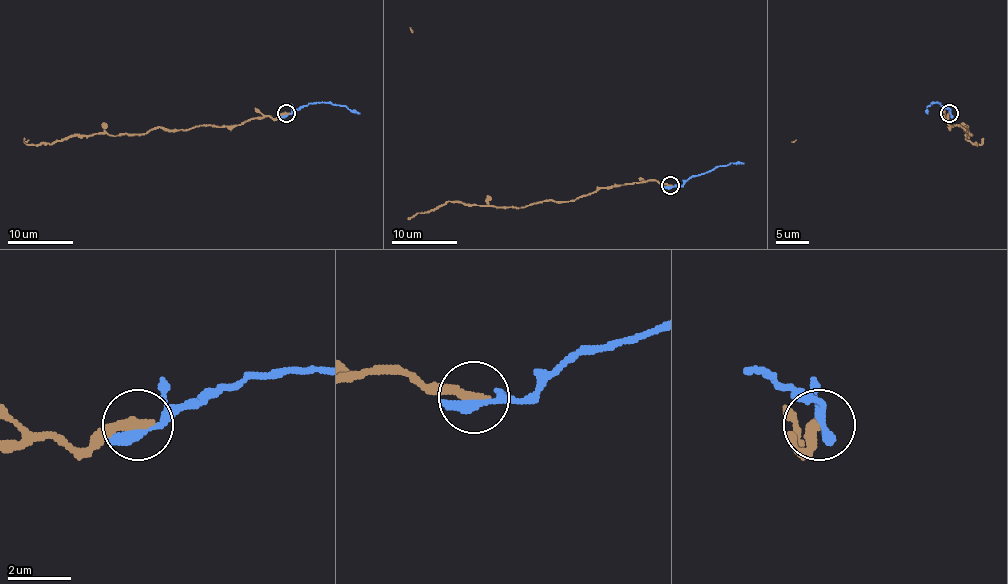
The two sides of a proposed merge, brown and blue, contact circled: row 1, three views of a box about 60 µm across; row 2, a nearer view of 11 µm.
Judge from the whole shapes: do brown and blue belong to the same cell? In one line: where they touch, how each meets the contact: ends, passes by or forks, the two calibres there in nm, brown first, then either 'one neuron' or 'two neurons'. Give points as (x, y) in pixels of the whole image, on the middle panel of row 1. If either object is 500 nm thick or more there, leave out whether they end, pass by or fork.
(670, 185) | brown ends | blue ends | 320/360 nm | two neurons

